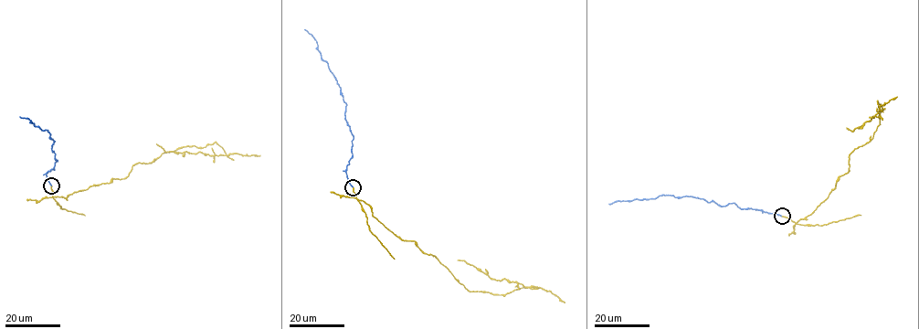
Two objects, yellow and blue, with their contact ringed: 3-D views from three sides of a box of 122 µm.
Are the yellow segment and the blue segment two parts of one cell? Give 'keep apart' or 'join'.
keep apart

